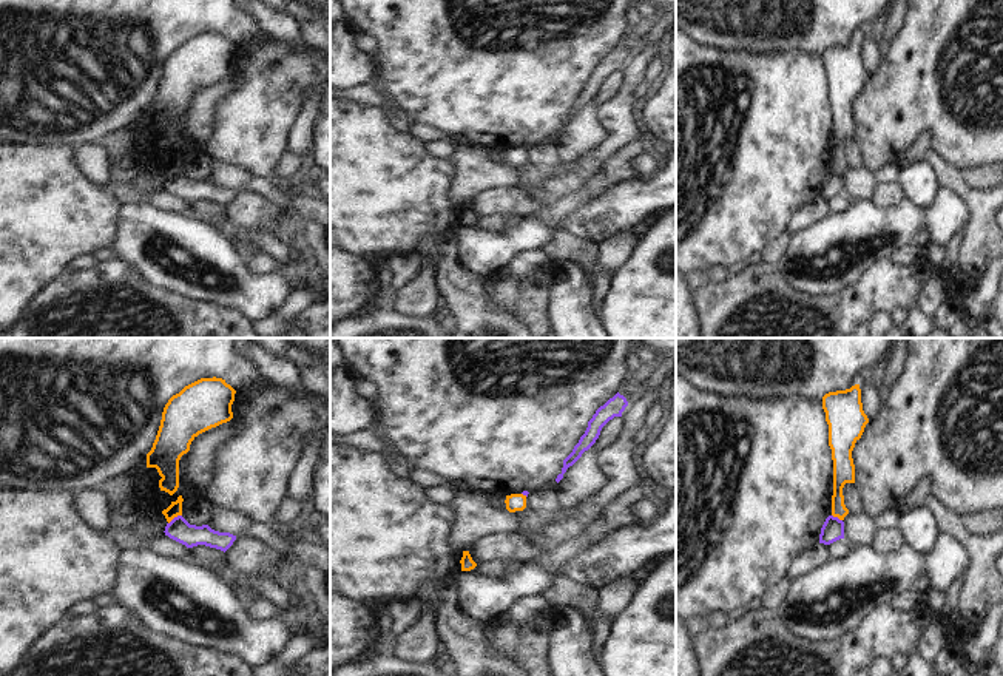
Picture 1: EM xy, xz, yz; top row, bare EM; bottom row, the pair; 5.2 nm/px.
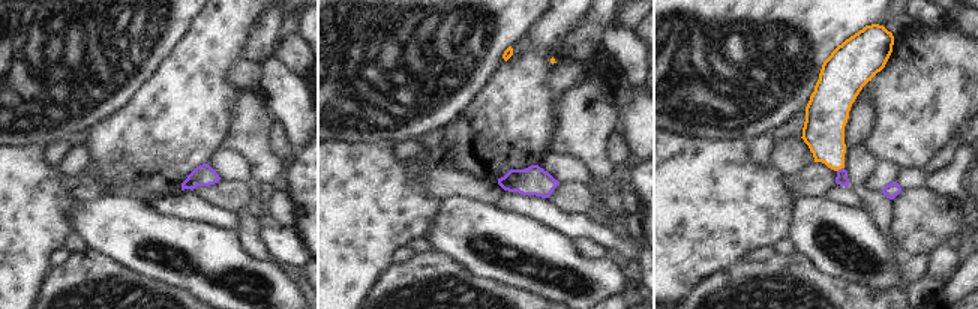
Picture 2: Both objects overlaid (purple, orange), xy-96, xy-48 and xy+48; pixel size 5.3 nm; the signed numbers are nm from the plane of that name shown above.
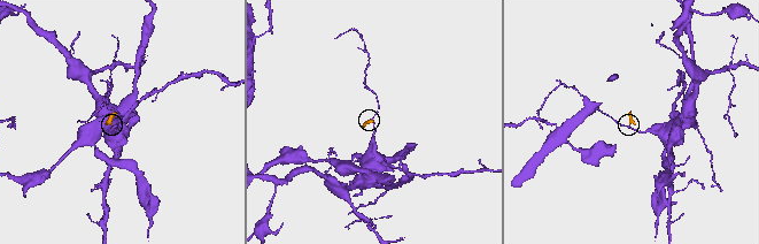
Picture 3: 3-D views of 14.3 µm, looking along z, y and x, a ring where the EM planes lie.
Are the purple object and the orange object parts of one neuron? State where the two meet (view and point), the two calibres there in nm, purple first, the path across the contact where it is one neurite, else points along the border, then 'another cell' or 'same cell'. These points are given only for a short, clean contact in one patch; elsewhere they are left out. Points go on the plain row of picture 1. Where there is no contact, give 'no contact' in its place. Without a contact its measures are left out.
contact xy (175, 172); calibres 120 and 70 nm; border xy (181, 168), (168, 178); another cell

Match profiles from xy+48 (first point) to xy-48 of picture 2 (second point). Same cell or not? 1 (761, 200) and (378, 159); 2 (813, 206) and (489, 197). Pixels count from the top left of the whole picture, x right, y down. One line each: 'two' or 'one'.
1: one
2: two

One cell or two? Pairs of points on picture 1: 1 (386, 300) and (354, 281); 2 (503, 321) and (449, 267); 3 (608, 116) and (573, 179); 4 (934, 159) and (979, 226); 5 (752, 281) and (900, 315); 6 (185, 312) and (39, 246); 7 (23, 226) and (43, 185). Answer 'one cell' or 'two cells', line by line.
1: two cells
2: one cell
3: one cell
4: one cell
5: two cells
6: two cells
7: one cell

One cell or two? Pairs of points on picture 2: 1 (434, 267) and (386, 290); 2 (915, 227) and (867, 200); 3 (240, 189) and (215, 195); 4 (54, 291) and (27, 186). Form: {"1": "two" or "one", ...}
{"1": "one", "2": "two", "3": "one", "4": "two"}

